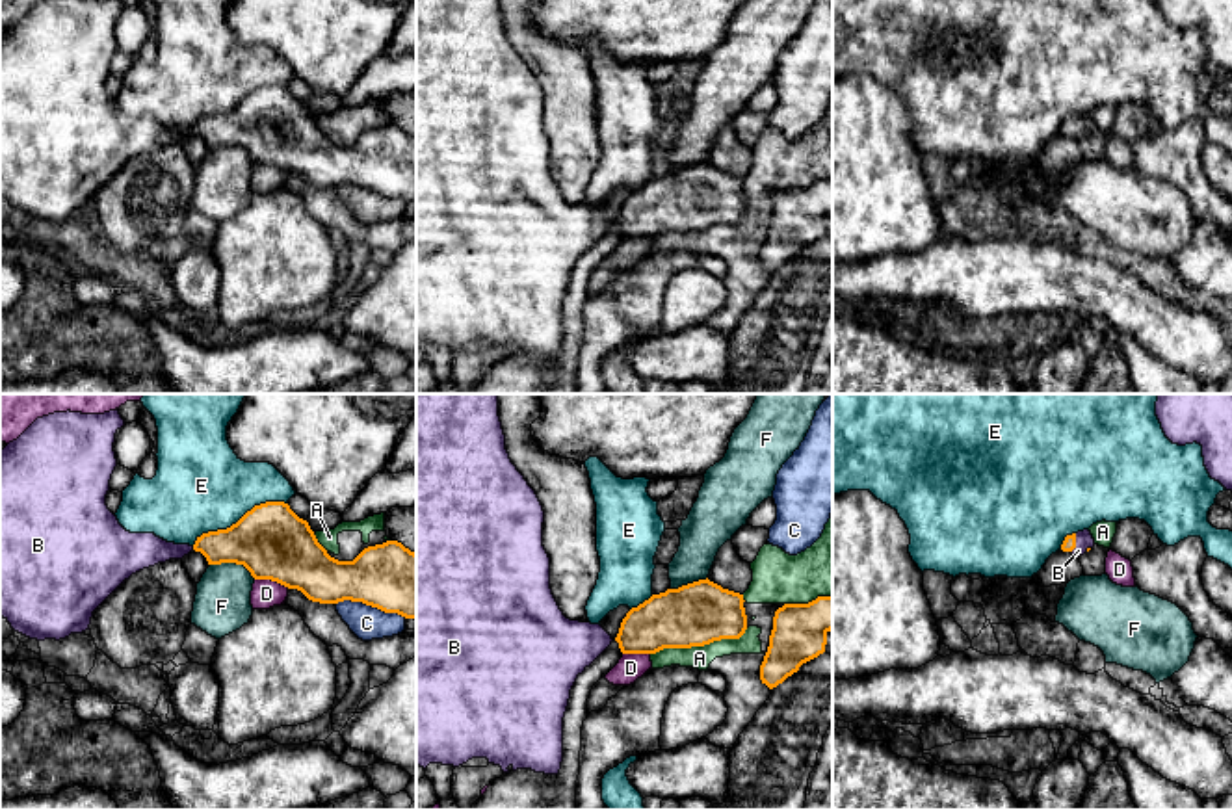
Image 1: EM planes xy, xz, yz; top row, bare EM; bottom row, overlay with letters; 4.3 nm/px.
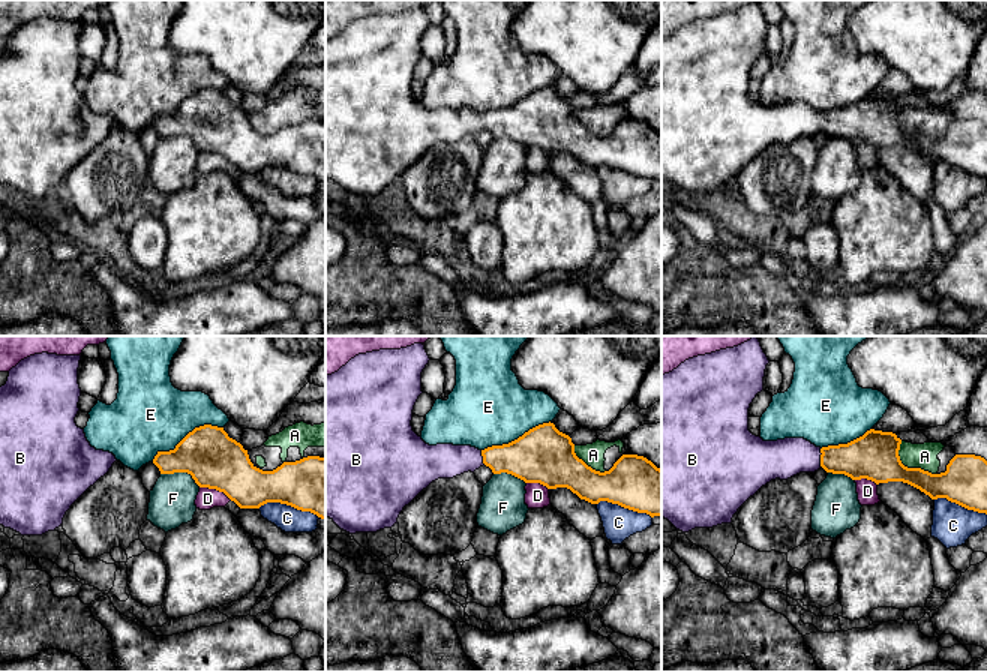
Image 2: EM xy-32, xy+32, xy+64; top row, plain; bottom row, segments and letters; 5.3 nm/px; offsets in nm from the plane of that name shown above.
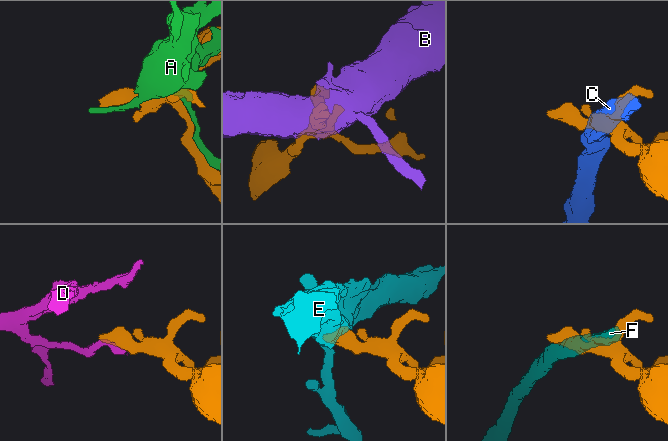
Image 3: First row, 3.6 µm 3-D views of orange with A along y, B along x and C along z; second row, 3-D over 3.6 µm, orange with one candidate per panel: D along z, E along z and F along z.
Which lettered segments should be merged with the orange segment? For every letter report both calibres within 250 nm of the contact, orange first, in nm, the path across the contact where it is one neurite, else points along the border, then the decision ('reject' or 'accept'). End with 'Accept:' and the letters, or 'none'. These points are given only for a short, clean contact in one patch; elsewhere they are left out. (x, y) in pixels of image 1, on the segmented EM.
A: 280/100 nm | reject
B: 60/80 nm | across yz (1069, 543), (1074, 543), (1084, 539) | accept
C: 300/150 nm | along xy (337, 602), (365, 602), (406, 617) | reject
D: 320/120 nm | reject
E: 320/400 nm | along xy (287, 502), (255, 504), (229, 526), (209, 530), (192, 545) | reject
F: 320/240 nm | along xy (210, 563), (240, 563), (255, 578) | reject
Accept: B

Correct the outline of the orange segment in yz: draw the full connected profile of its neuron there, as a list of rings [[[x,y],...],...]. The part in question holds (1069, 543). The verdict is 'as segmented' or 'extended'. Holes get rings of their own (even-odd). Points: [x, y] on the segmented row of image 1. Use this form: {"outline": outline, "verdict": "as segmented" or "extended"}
{"outline": [[[1089,529],[1067,535],[1061,550],[1063,552],[1070,552],[1072,555],[1083,555],[1085,552],[1089,552],[1094,546],[1094,539],[1091,535]]], "verdict": "extended"}

